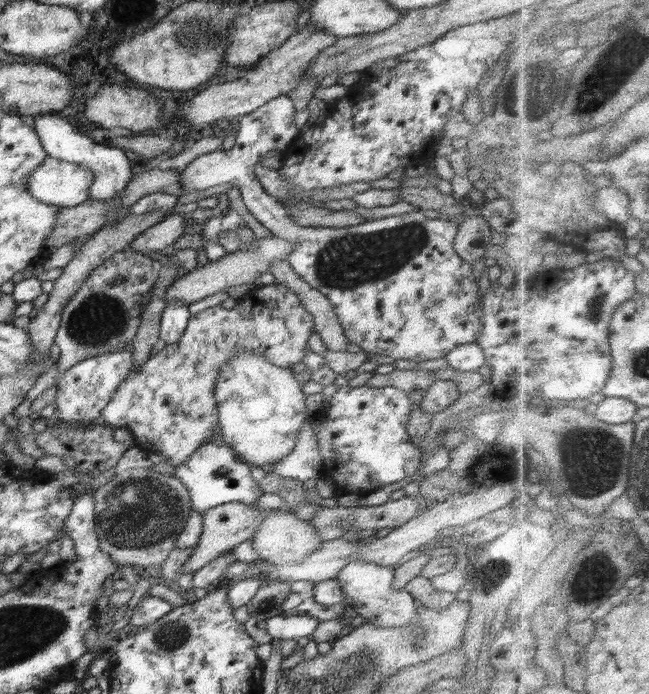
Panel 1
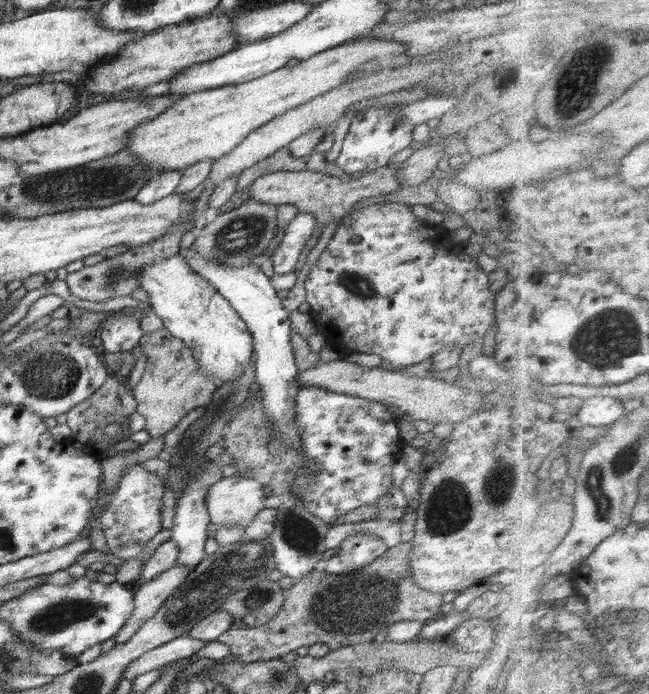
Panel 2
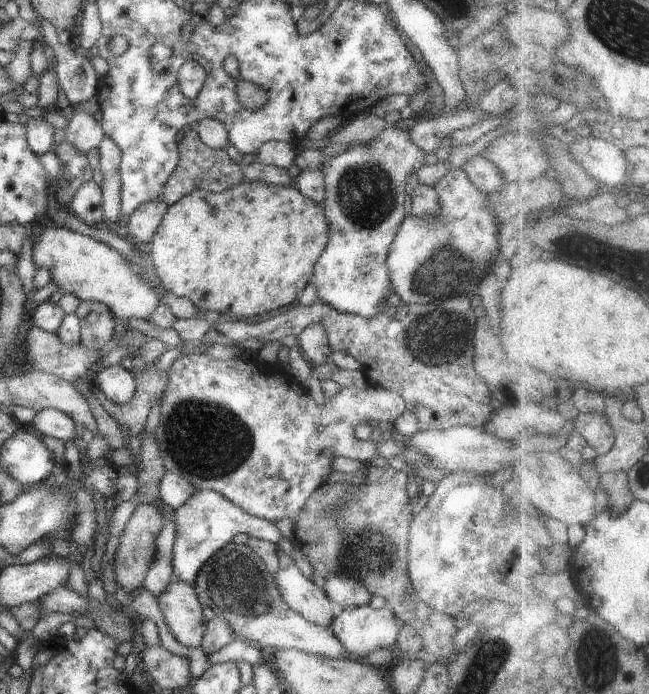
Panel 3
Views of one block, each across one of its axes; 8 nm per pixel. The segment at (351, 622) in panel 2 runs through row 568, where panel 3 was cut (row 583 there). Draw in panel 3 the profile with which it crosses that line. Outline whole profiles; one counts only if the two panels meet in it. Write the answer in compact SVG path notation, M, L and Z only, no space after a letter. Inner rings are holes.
M374 463L367 465L366 472L361 473L366 476L364 484L324 483L306 500L306 506L302 508L299 522L296 522L293 530L292 543L299 546L300 552L312 564L314 574L309 577L310 580L321 584L326 576L330 576L330 572L360 580L360 584L364 584L372 596L385 598L387 608L401 625L412 626L418 632L422 638L422 651L431 659L438 659L438 652L442 652L442 648L454 646L457 625L450 616L431 612L411 588L407 565L410 522L414 516L410 510L407 484L412 481L413 473L392 467L378 468ZM346 494L350 496L350 504L346 504L348 508L344 508L340 514L328 510Z

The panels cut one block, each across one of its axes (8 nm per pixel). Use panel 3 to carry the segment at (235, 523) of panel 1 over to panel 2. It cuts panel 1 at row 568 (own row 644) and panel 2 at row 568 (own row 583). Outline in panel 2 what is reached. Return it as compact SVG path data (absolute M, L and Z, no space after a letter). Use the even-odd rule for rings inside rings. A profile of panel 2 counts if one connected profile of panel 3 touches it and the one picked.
M177 564L160 574L154 581L140 586L134 593L134 611L126 625L116 634L116 643L125 644L141 630L145 622L157 614L164 601L184 582L189 572L187 567Z

